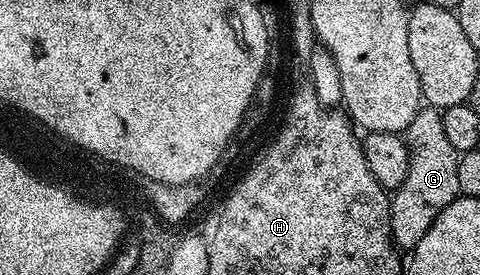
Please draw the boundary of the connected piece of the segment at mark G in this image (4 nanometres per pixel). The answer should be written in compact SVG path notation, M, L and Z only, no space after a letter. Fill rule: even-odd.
M427 105L421 106L418 113L414 113L414 121L402 132L404 141L408 145L410 153L410 169L406 173L406 181L402 181L399 189L391 192L390 202L392 205L392 216L390 225L392 226L392 239L401 252L411 252L413 247L426 237L426 229L434 225L438 213L446 205L450 205L460 195L460 186L458 185L458 152L454 145L450 145L450 140L446 137L446 128L442 126L442 114L437 108Z

